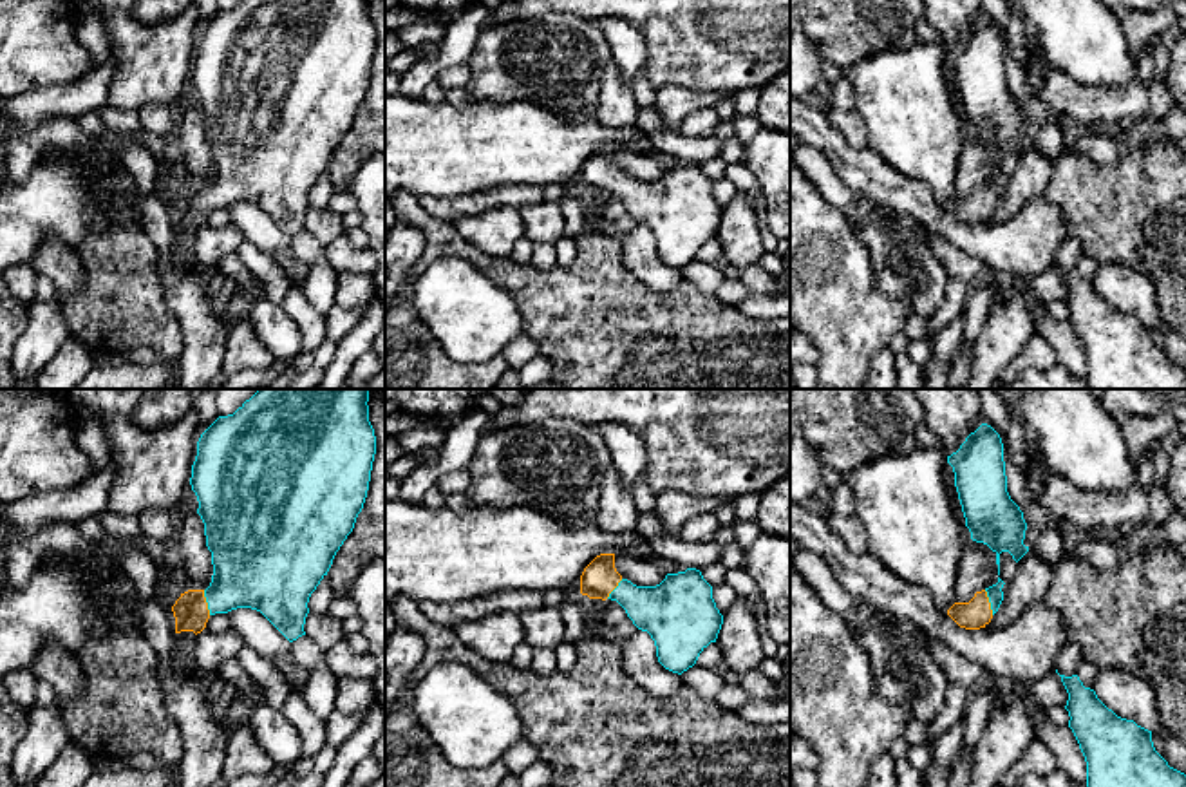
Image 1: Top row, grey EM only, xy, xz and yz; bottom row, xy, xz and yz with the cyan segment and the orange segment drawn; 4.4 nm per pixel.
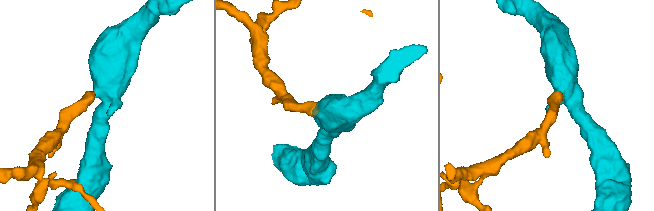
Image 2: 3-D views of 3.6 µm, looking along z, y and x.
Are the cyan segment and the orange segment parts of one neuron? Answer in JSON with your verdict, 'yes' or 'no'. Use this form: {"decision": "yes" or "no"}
{"decision": "yes"}

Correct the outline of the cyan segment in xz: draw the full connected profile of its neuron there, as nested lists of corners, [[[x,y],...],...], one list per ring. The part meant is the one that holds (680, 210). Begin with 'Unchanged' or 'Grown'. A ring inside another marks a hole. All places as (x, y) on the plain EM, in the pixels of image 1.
Grown. [[[600,148],[584,163],[580,188],[617,195],[633,219],[651,230],[658,257],[678,270],[716,237],[723,219],[712,181],[696,163],[667,168],[656,181],[636,181],[617,166],[615,148]]]

